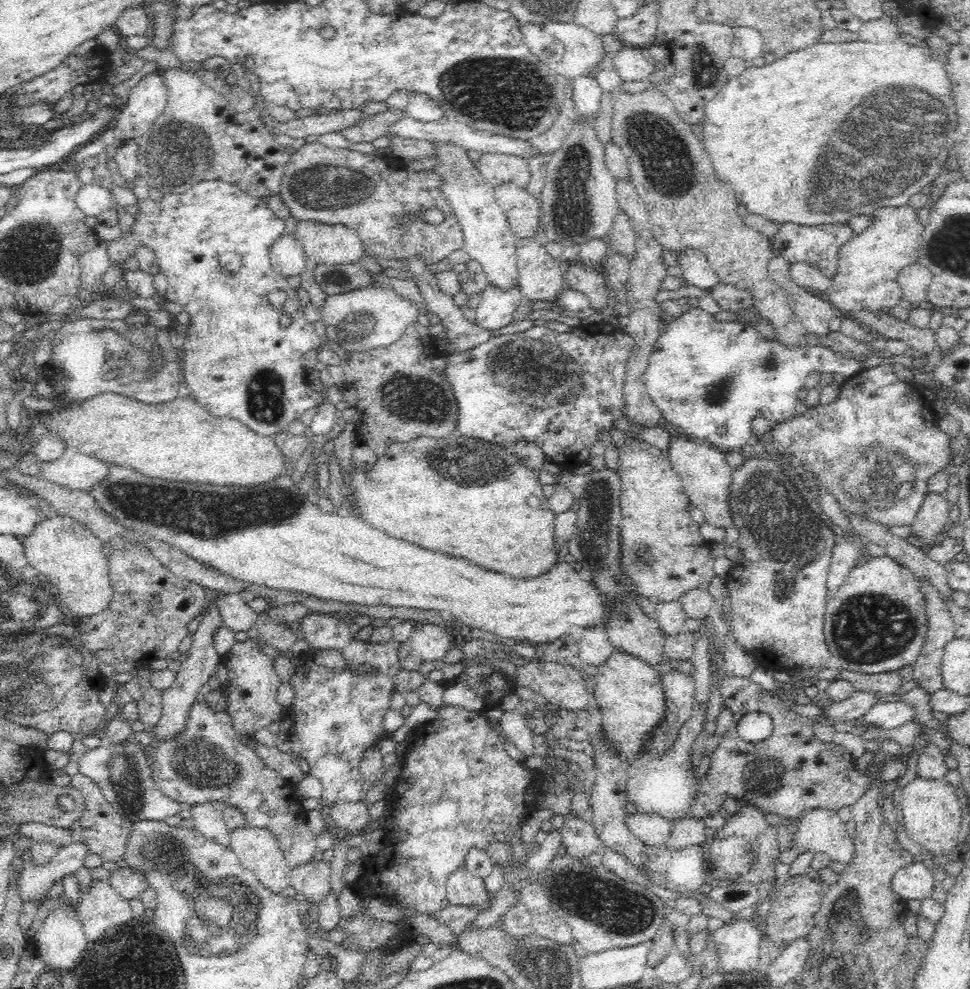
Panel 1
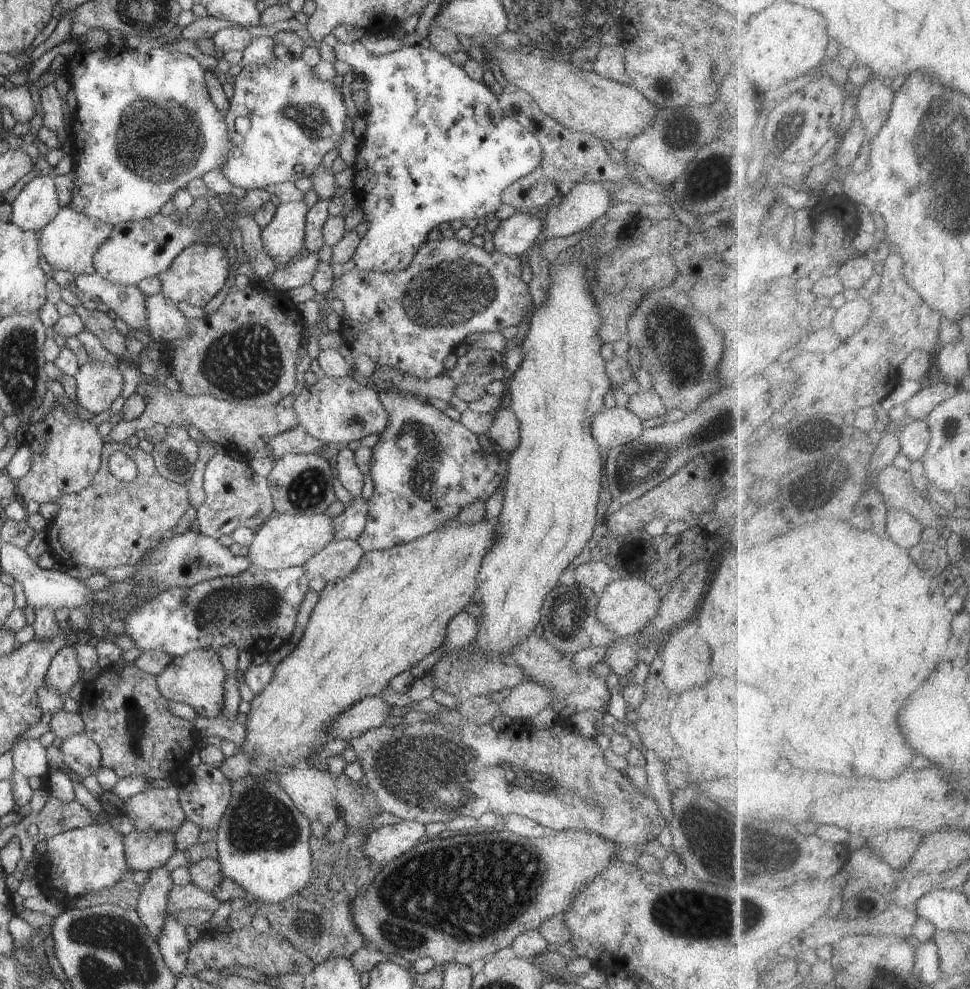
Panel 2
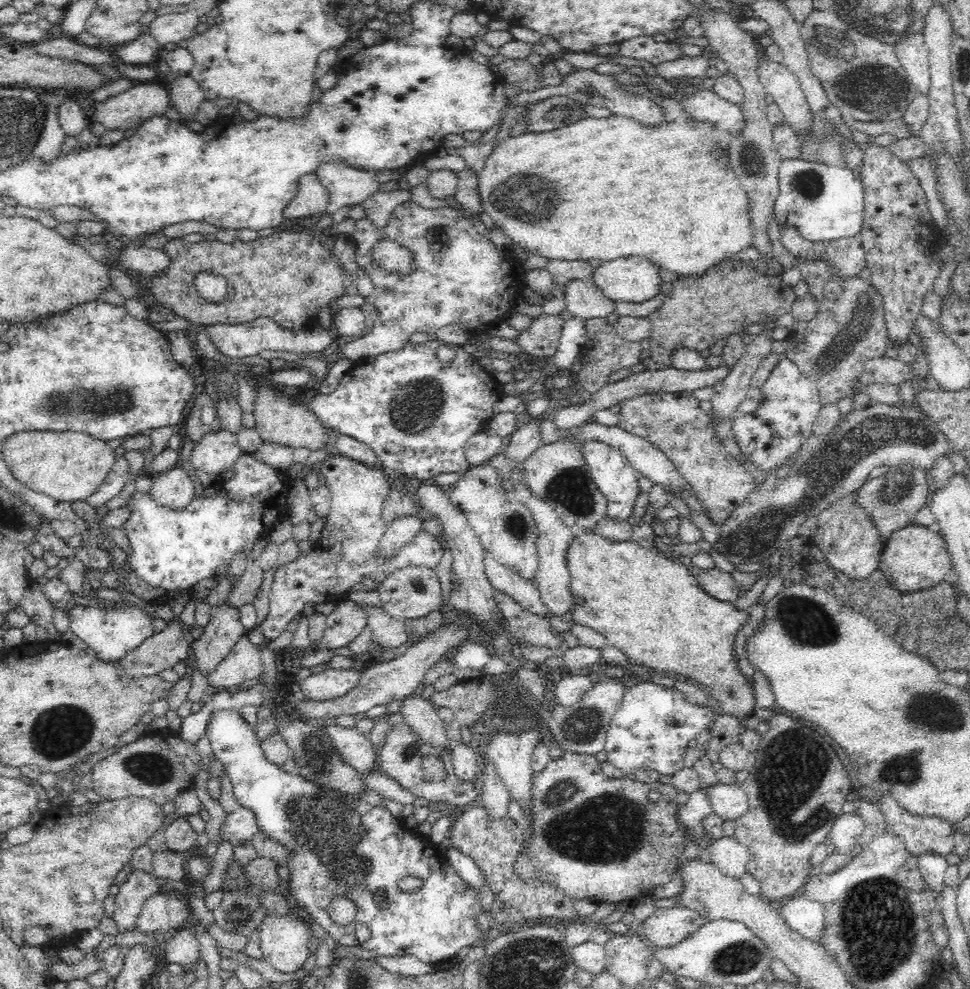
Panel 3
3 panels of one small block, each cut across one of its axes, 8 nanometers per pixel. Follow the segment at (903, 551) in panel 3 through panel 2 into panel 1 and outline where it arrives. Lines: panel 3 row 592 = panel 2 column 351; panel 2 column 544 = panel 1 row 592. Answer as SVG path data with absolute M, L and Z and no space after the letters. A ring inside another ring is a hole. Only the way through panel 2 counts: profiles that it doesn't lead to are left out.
M887 555L863 559L852 568L844 584L838 588L826 606L824 634L831 652L827 667L880 674L914 664L927 635L927 600L919 588L916 575Z

